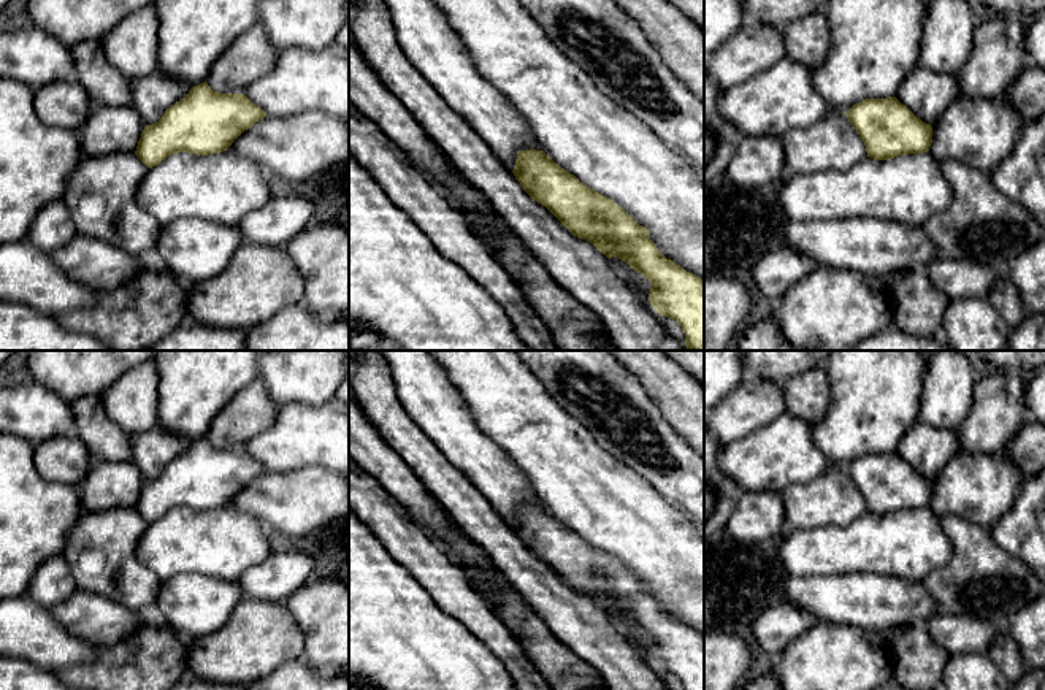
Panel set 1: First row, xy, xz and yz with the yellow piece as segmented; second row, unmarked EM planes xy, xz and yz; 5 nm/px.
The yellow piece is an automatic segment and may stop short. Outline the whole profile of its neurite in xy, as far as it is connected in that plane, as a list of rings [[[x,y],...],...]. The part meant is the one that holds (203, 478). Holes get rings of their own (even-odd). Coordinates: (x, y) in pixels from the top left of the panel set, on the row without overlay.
[[[208,438],[193,441],[159,477],[146,481],[135,511],[152,523],[171,509],[219,509],[268,470],[244,449],[214,447]]]

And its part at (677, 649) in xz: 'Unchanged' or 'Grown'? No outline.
Unchanged

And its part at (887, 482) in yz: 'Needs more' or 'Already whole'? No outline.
Already whole

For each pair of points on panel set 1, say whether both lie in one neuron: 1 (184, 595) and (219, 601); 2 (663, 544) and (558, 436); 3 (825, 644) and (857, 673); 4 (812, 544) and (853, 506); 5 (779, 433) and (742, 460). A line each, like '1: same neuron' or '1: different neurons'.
1: same neuron
2: same neuron
3: same neuron
4: different neurons
5: same neuron

